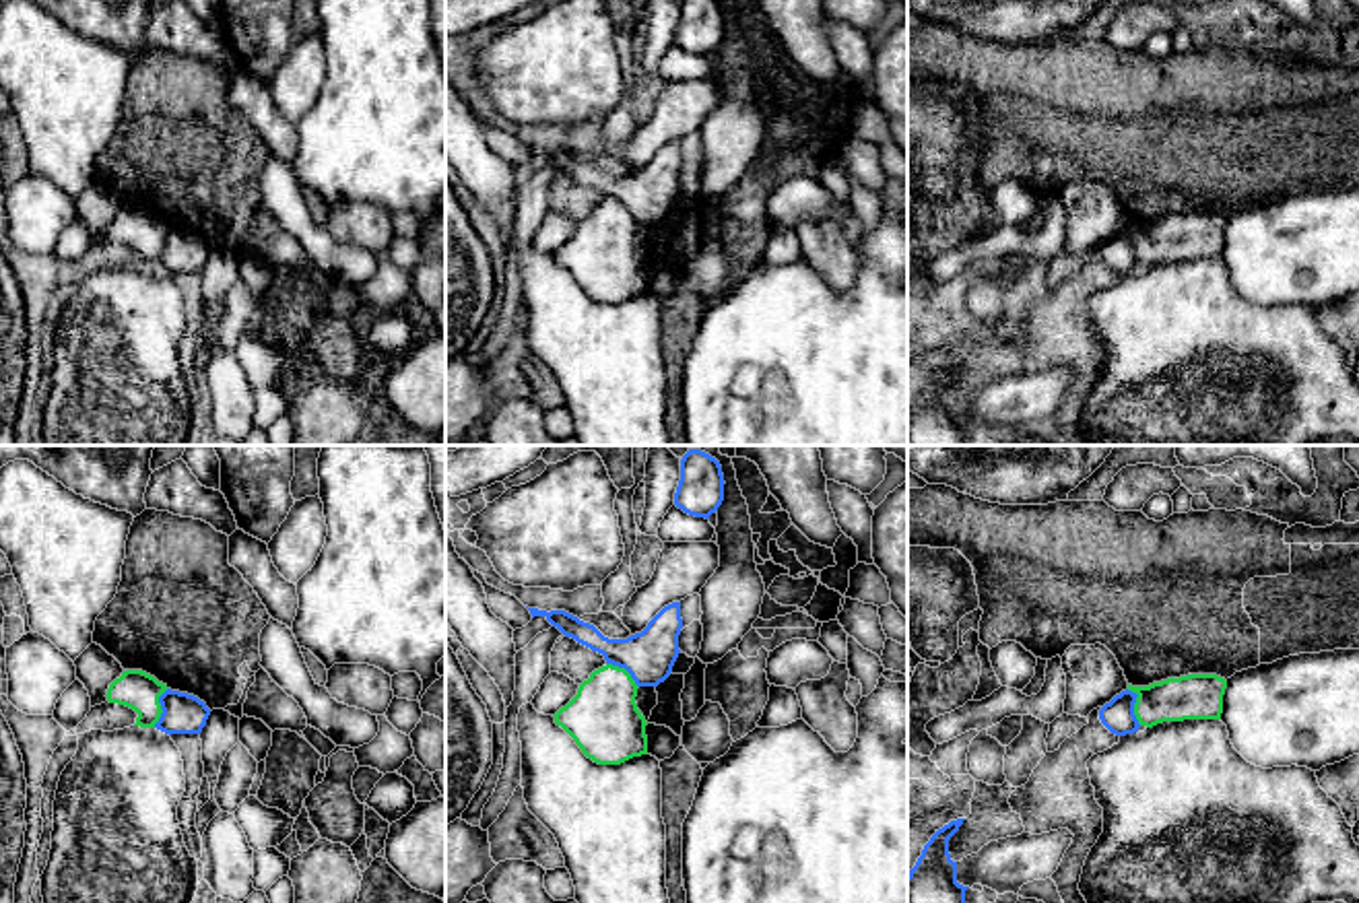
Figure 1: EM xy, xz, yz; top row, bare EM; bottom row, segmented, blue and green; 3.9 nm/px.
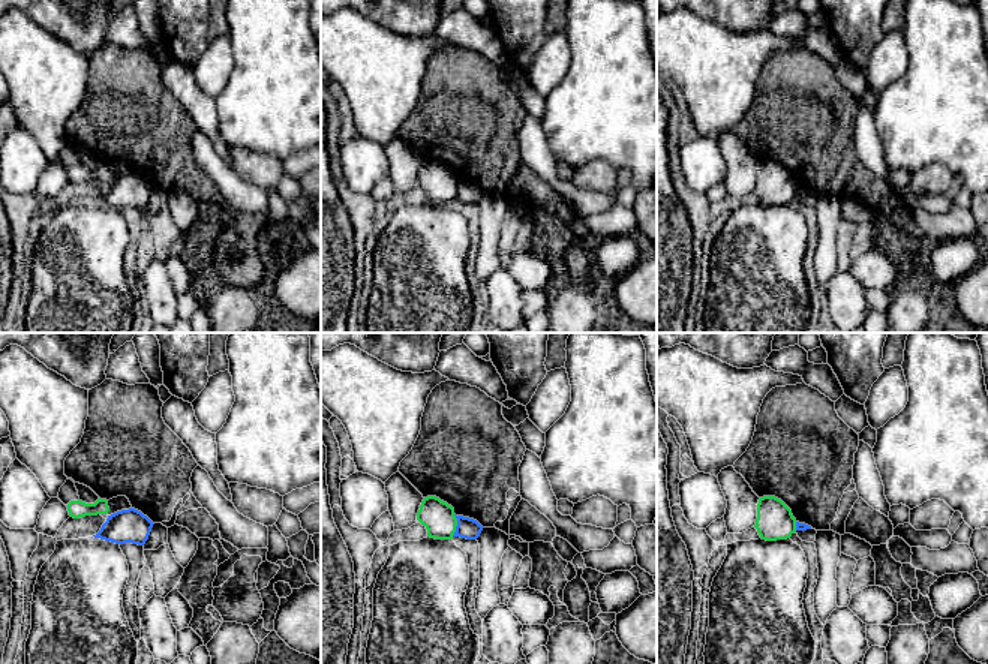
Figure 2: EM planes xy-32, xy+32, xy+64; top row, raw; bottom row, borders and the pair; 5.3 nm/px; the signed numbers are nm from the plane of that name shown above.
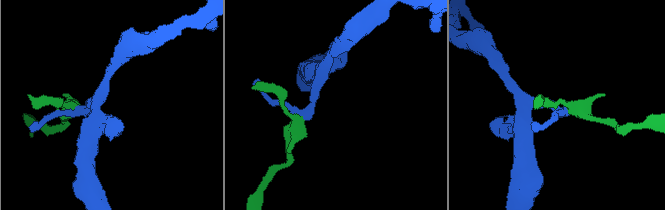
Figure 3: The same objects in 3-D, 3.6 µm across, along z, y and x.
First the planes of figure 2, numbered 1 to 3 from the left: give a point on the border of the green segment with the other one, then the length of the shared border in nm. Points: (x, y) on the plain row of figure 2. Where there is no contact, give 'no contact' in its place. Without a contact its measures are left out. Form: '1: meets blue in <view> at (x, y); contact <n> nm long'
1: no contact
2: meets blue in xy+32 at (456, 191); contact 130 nm long
3: meets blue in xy+64 at (796, 191); contact 50 nm long

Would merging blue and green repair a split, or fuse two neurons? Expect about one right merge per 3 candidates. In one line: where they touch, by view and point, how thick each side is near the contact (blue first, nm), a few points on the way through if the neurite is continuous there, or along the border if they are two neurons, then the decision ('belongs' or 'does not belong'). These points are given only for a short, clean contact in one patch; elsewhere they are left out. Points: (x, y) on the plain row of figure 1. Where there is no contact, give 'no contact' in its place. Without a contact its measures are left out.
meets blue in yz at (1133, 244); 130 nm thick on the blue side, 180 nm on the other; border along yz (1127, 227), (1137, 233), (1135, 256), (1141, 262); does not belong

